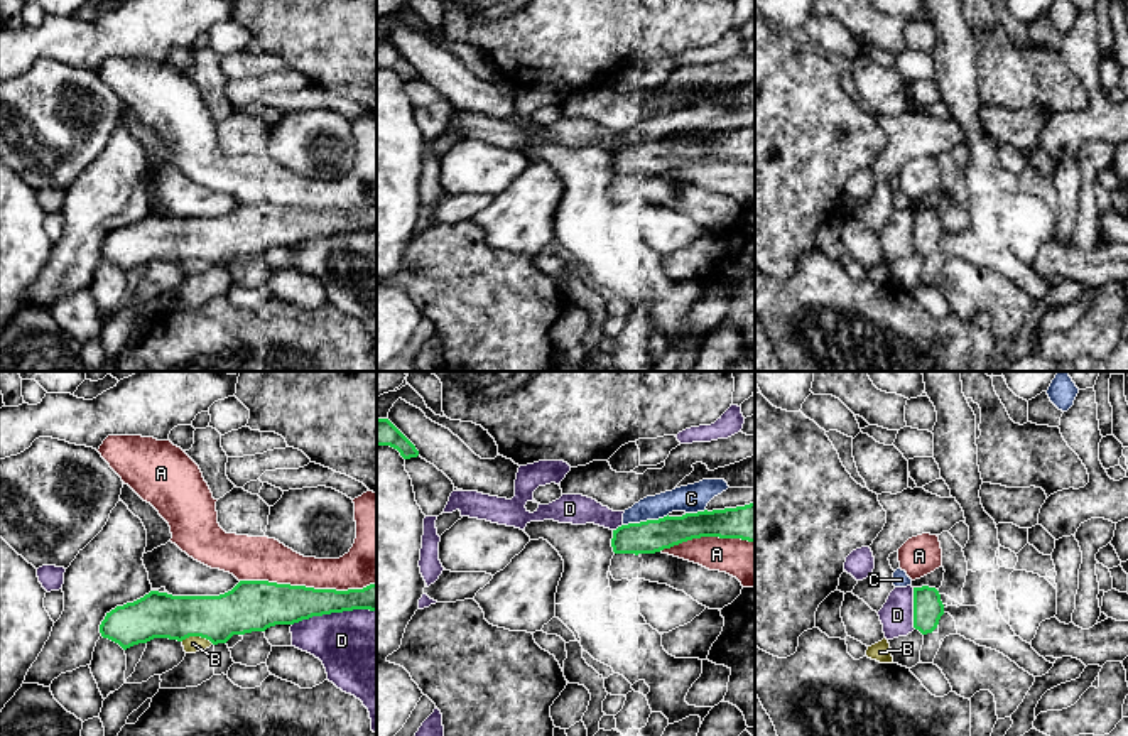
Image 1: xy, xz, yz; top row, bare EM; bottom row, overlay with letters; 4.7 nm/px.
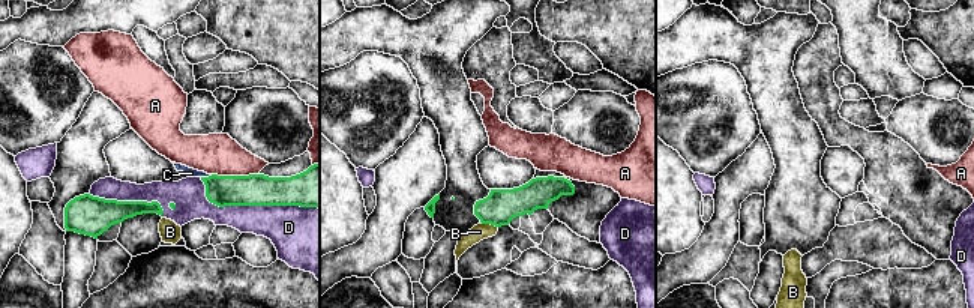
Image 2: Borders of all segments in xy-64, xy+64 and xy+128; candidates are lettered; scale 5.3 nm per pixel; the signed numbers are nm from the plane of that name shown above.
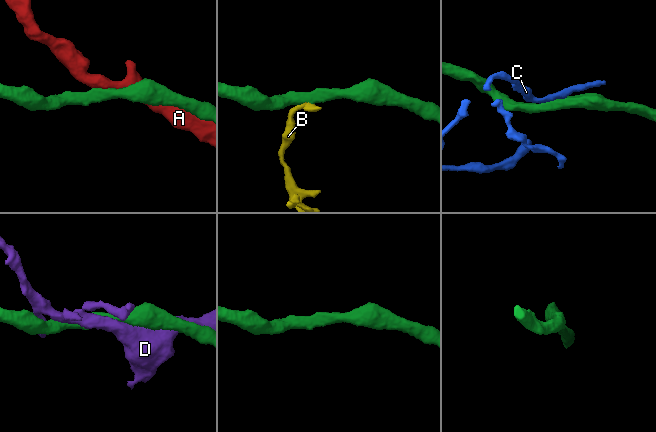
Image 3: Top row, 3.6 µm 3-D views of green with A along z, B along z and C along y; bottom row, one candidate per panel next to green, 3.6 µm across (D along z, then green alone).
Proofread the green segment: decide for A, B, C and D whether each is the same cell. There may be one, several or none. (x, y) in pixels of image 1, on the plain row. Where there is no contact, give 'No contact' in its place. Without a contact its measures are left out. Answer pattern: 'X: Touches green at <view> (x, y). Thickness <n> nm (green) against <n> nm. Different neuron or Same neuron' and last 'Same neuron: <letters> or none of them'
A: Touches green at xy (308, 210). Thickness 240 nm (green) against 200 nm. Different neuron
B: Touches green at xy (198, 257). Thickness 220 nm (green) against 80 nm. Different neuron
C: Touches green at xz (647, 142). Thickness 160 nm (green) against 140 nm. Different neuron
D: Touches green at xy (333, 233). Thickness 190 nm (green) against 400 nm. Different neuron
Same neuron: none of them

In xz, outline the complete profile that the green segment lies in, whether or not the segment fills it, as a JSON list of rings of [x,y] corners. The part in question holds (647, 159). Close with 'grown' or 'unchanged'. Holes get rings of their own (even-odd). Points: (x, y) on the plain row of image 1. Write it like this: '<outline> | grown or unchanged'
[[[755,125],[621,147],[611,169],[615,176],[655,176],[701,159],[755,164]]] | unchanged

